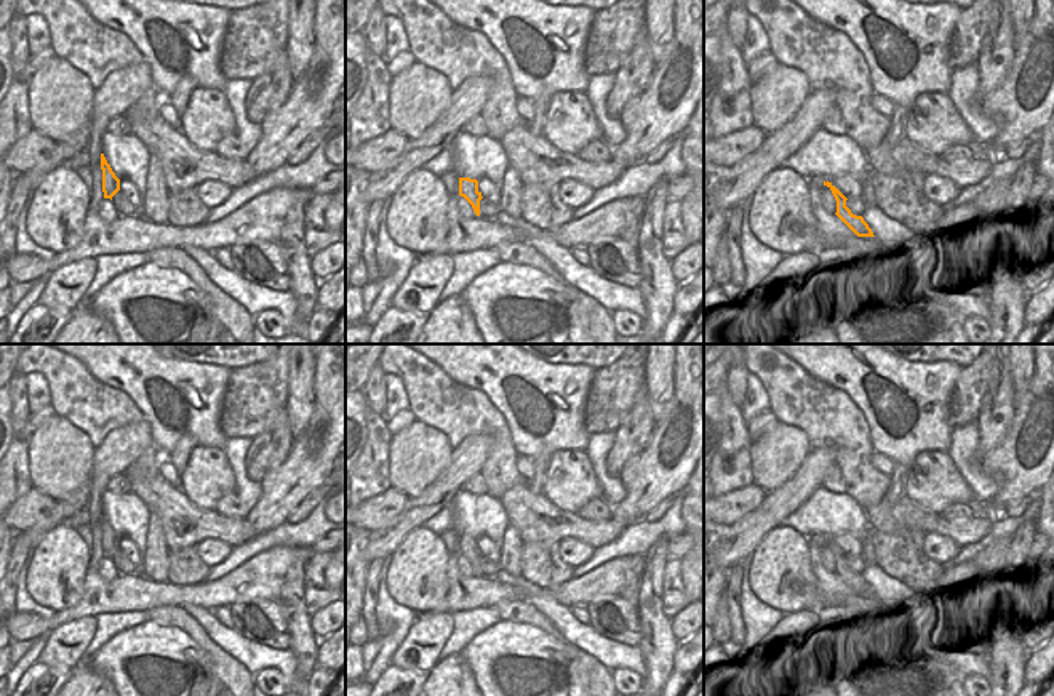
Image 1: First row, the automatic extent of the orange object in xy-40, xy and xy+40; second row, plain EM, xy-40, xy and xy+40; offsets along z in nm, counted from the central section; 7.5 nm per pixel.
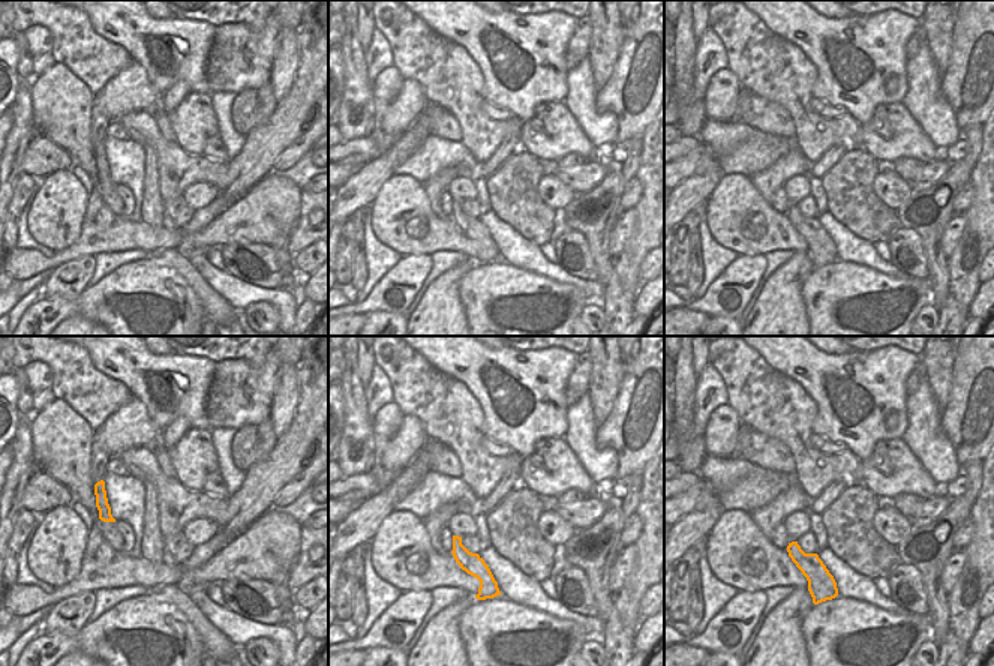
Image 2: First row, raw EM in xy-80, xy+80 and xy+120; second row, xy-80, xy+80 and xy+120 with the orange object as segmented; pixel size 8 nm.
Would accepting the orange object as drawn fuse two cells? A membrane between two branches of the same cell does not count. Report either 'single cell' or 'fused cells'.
single cell

